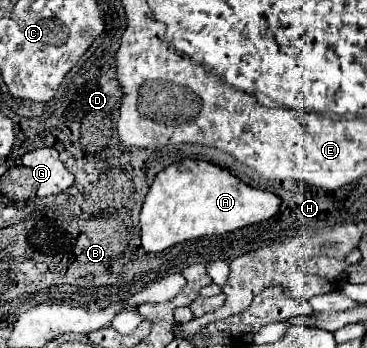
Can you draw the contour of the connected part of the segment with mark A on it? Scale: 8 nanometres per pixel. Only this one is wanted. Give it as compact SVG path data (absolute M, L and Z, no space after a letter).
M183 160L161 170L141 208L141 242L145 252L161 252L173 244L225 234L237 228L269 220L277 214L281 198L251 188L231 172L205 160Z

